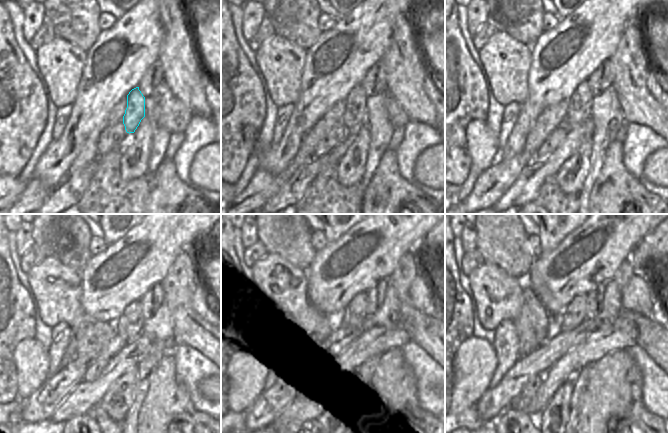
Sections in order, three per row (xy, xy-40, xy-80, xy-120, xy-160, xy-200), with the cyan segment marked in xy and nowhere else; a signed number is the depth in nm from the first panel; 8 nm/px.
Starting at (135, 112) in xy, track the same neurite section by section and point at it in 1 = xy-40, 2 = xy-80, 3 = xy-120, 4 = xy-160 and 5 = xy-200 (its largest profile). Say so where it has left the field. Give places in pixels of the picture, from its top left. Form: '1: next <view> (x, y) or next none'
1: next xy-40 (356, 101)
2: next xy-80 (579, 104)
3: next xy-120 (130, 324)
4: next xy-160 (353, 315)
5: next xy-200 (575, 313)

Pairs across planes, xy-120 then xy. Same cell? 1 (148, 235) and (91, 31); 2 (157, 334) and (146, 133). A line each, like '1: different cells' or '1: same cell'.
1: different cells
2: different cells

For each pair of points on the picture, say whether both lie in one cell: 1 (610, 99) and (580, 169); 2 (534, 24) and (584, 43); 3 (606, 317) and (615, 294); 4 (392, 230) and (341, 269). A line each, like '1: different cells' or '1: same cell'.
1: different cells
2: different cells
3: same cell
4: same cell

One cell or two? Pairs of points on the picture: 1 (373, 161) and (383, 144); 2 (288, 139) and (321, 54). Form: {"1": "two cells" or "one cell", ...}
{"1": "one cell", "2": "one cell"}

